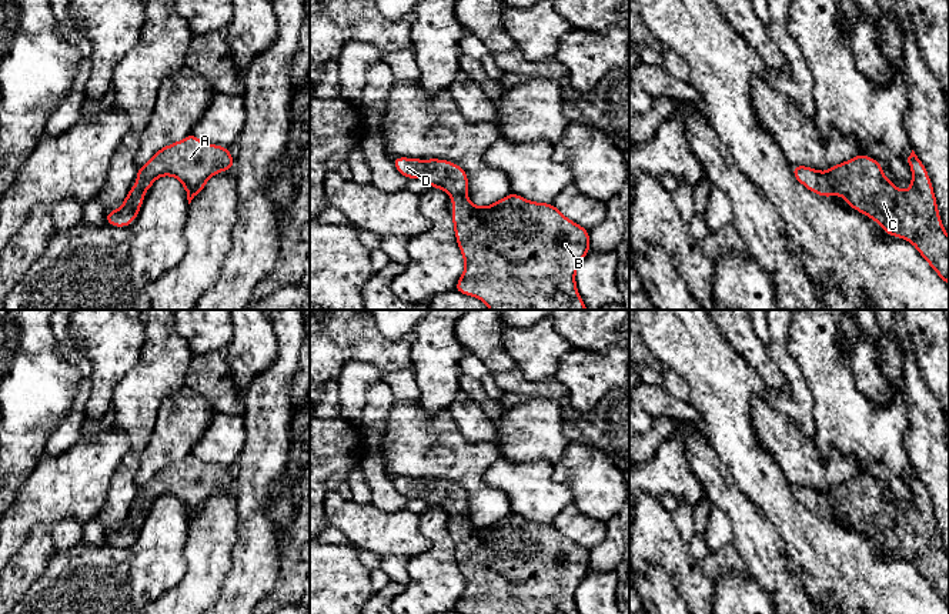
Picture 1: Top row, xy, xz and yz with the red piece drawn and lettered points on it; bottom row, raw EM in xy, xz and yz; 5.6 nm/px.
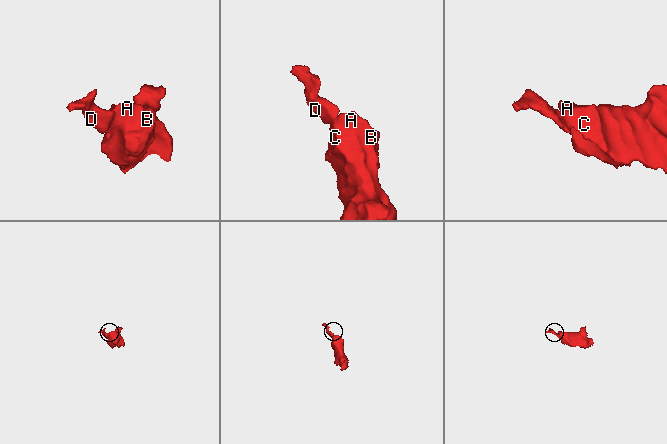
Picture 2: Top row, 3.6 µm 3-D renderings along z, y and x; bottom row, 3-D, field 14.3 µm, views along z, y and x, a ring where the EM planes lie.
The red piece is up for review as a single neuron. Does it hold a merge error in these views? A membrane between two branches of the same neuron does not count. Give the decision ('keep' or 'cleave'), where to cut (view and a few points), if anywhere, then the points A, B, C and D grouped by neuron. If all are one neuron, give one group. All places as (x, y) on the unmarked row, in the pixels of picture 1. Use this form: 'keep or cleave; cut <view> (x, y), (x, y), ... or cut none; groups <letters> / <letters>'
keep; cut none; groups A B C D

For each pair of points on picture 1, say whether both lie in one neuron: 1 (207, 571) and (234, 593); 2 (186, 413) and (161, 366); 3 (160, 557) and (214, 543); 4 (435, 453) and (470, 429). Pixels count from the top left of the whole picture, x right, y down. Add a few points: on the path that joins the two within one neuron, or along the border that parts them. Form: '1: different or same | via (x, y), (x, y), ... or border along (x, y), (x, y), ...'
1: different | border along (231, 551), (231, 566), (217, 599)
2: different | border along (184, 386), (161, 404), (157, 411), (157, 421)
3: different | border along (189, 524), (186, 573), (177, 583)
4: different | border along (447, 409), (460, 433), (468, 441), (494, 441)

